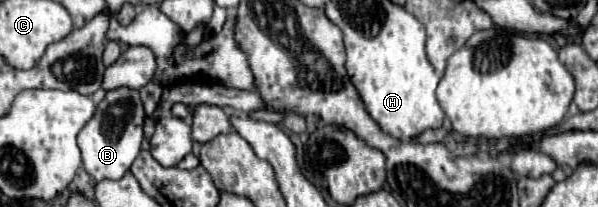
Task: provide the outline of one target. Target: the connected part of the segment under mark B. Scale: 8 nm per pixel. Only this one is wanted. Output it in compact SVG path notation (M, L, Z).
M129 88L111 90L103 98L103 102L97 104L97 114L89 124L85 124L85 128L77 136L77 144L83 154L83 168L95 182L119 180L125 176L125 172L129 172L131 164L141 152L143 120L145 120L145 110L137 90Z

